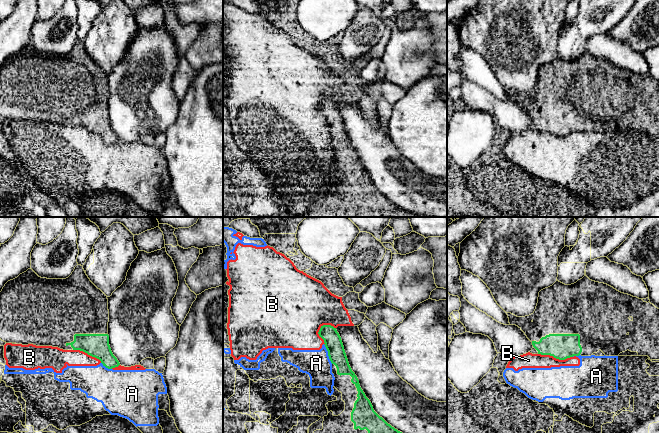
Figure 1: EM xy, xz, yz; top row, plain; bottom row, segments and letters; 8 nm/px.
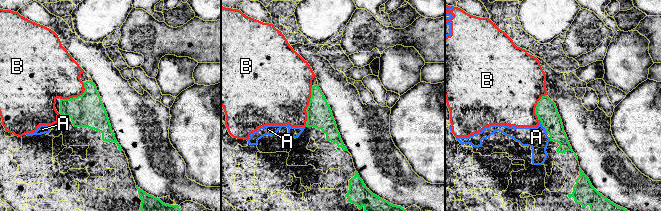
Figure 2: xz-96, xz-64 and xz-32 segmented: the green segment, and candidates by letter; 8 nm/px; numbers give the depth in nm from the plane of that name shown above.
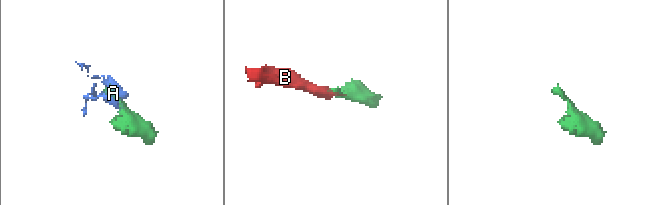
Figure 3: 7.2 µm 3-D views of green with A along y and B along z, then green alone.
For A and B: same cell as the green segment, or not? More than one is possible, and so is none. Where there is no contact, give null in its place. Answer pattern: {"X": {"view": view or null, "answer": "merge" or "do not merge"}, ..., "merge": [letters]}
{"A": {"view": "xz", "answer": "do not merge"}, "B": {"view": "yz", "answer": "do not merge"}, "merge": []}

